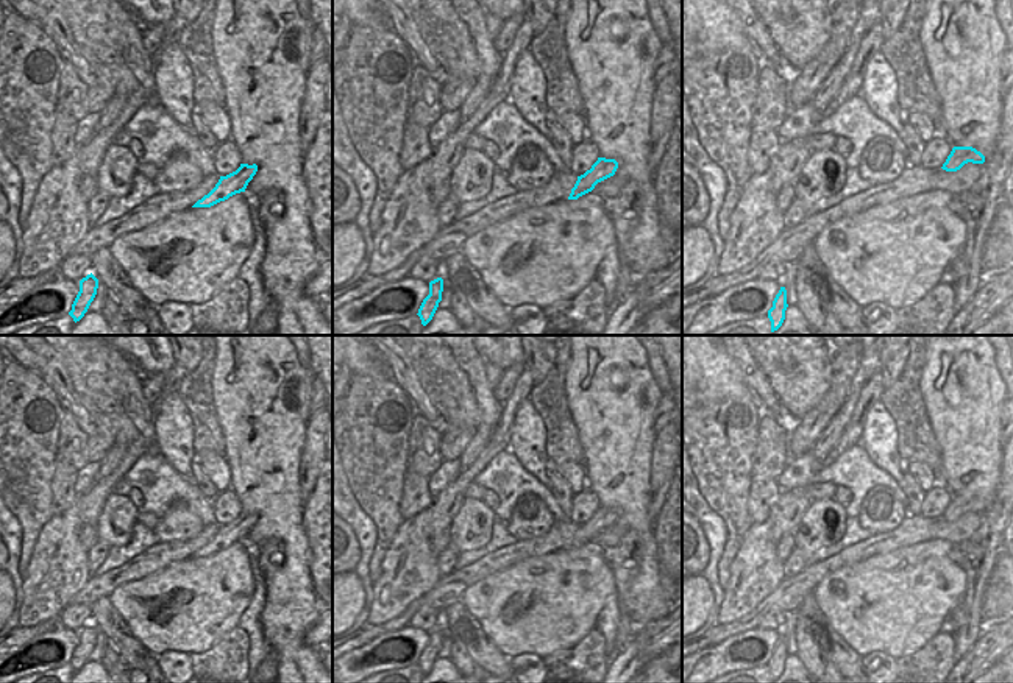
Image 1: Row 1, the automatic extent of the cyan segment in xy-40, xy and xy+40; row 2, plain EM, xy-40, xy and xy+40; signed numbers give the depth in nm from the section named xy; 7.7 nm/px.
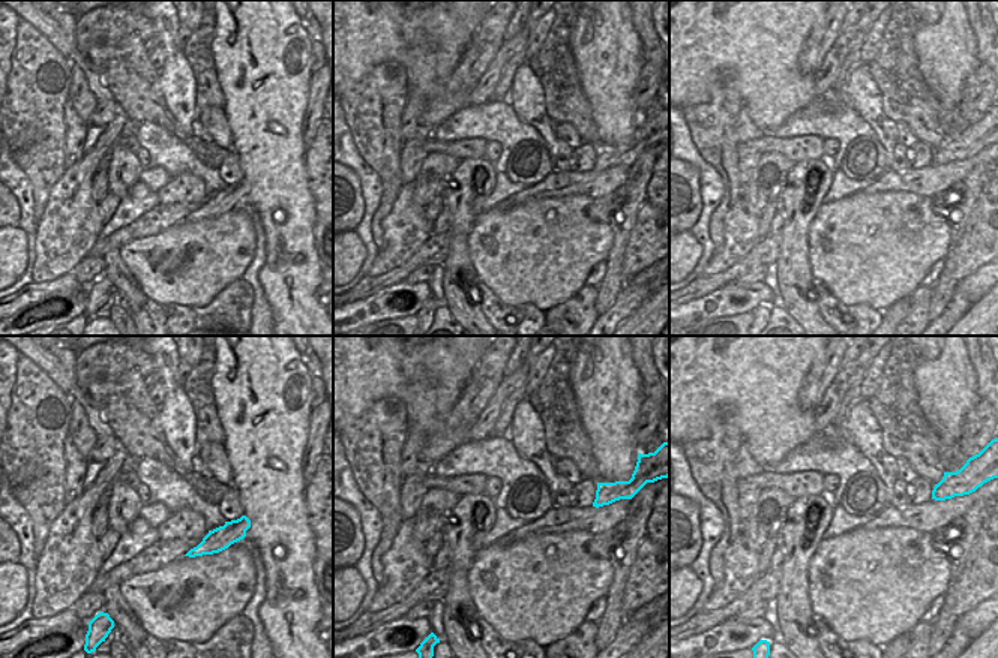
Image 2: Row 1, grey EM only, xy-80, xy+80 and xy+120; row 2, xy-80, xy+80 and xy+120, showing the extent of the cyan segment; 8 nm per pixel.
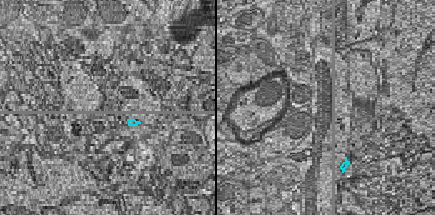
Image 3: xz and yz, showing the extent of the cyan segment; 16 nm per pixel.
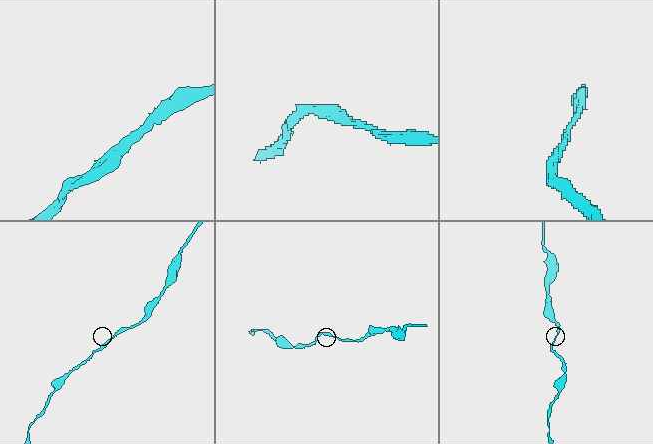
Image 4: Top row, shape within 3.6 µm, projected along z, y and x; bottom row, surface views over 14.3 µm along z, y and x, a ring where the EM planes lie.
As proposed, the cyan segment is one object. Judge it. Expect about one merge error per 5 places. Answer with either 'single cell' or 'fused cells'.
single cell

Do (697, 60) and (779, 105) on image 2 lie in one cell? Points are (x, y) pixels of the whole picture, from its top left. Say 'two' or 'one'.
one

